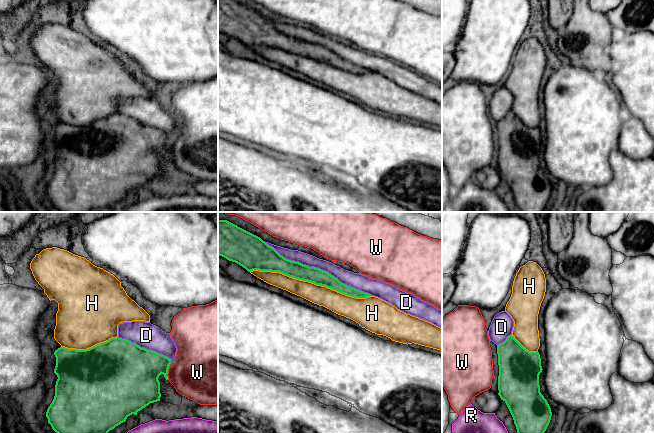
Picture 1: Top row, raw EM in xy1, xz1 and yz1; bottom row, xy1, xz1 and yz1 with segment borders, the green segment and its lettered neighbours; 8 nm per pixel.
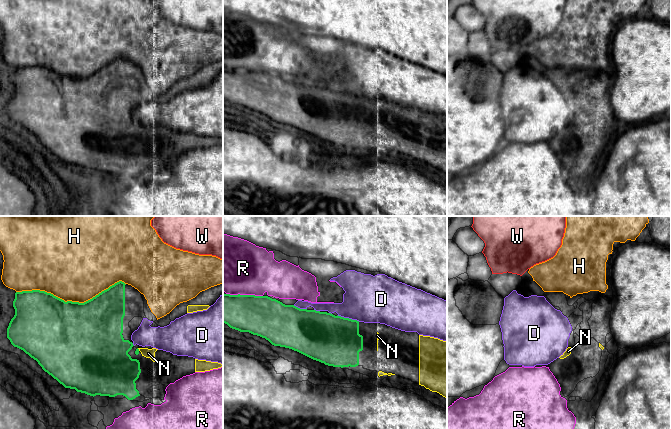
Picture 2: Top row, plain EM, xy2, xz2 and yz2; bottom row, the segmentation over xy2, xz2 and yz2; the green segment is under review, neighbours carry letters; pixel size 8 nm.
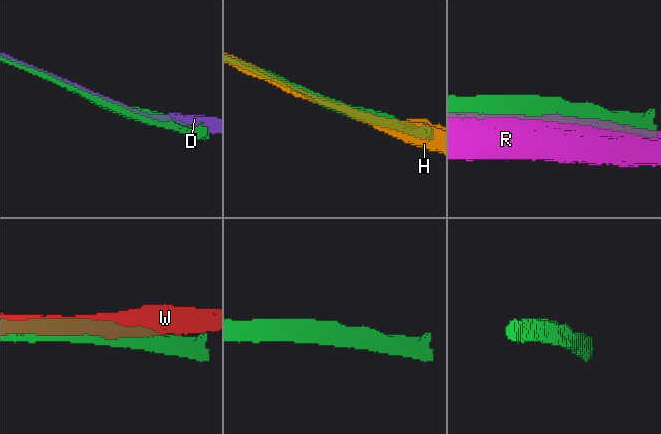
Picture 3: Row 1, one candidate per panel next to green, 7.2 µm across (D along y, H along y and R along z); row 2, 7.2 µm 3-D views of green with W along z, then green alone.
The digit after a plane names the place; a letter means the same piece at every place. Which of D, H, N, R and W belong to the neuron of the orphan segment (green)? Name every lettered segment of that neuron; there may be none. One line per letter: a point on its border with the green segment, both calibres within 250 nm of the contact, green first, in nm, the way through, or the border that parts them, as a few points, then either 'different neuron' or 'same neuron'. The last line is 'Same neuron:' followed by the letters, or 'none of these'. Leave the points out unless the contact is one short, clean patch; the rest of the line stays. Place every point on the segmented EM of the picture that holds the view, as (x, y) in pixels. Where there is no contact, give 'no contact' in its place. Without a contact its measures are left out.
D: contact xz1 (318, 268); calibres 130 and 120 nm; different neuron
H: contact xz1 (310, 281); calibres 130 and 160 nm; different neuron
N: contact xy2 (138, 349); calibres 30 and 80 nm; same neuron
R: contact xz2 (244, 295); calibres 320 and 440 nm; different neuron
W: contact xy1 (167, 370); calibres 380 and 440 nm; different neuron
Same neuron: N

